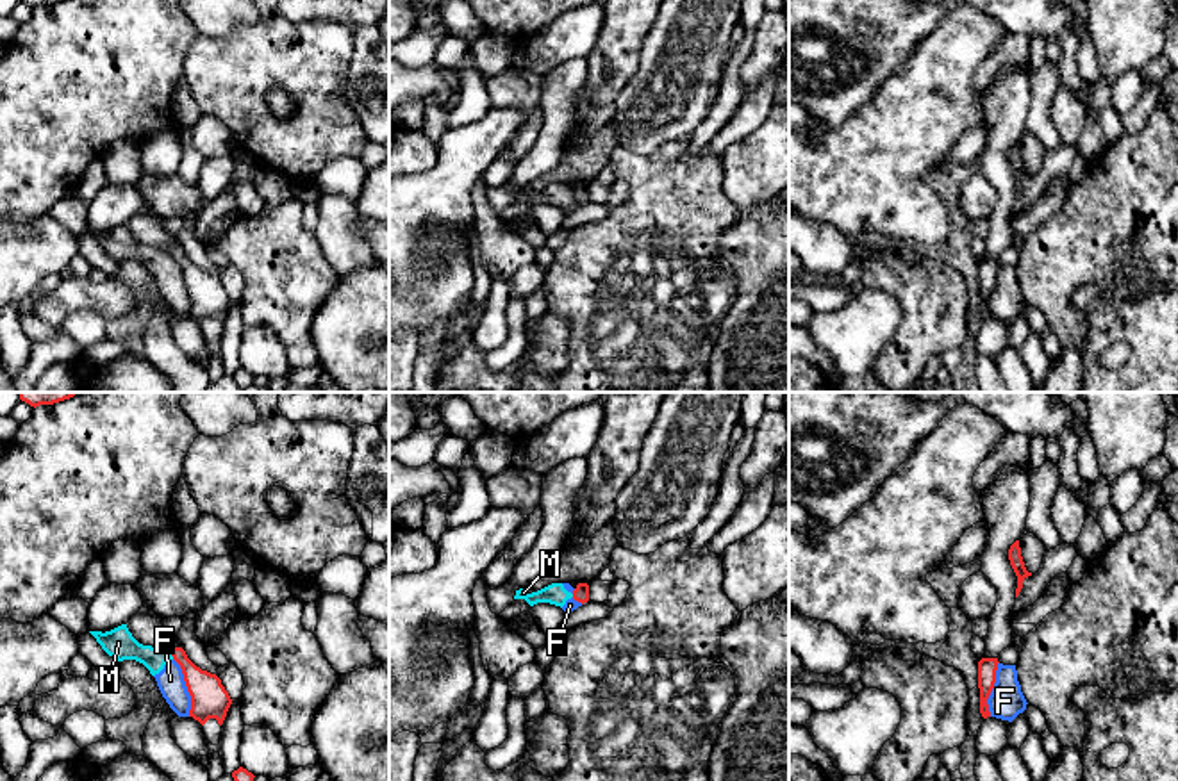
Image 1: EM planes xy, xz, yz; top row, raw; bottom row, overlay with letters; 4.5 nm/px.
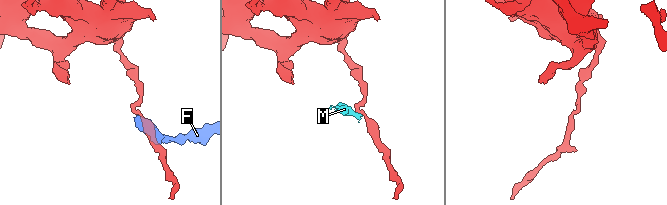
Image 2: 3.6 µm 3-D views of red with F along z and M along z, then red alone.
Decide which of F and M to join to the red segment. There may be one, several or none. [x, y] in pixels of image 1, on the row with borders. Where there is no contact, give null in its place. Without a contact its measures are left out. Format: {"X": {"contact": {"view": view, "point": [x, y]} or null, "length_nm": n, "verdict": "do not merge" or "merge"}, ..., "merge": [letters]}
{"F": {"contact": {"view": "xy", "point": [186, 685]}, "length_nm": 280, "verdict": "do not merge"}, "M": {"contact": {"view": "xy", "point": [172, 655]}, "length_nm": 40, "verdict": "do not merge"}, "merge": []}

